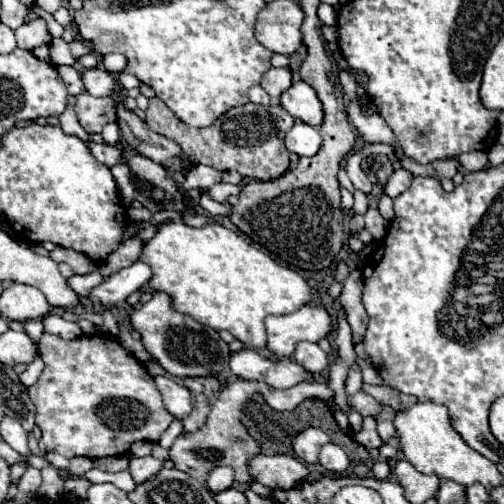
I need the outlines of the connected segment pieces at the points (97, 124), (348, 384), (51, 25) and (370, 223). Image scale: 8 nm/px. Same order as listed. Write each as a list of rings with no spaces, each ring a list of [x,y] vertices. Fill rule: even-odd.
[[[87,91],[77,95],[75,113],[77,113],[81,127],[89,133],[99,133],[103,129],[103,125],[117,119],[113,97],[97,99],[97,97],[91,97]]]
[[[351,363],[351,371],[349,371],[349,377],[347,377],[347,381],[345,381],[345,391],[347,391],[349,395],[353,395],[353,393],[357,393],[357,391],[361,389],[361,385],[363,385],[361,367],[359,367],[359,363]]]
[[[38,7],[35,10],[47,22],[48,31],[49,31],[51,37],[61,37],[64,32],[64,27],[61,26],[59,23],[57,23],[51,14],[43,11],[42,9],[40,9]]]
[[[369,209],[365,213],[365,229],[375,237],[375,239],[381,239],[385,237],[387,233],[387,221],[379,215],[377,209]]]

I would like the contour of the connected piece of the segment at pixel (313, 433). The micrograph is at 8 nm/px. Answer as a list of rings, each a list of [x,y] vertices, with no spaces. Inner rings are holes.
[[[309,427],[305,431],[301,431],[293,443],[293,451],[299,459],[303,459],[305,463],[317,463],[319,457],[319,449],[323,447],[323,443],[329,443],[329,435],[321,429]]]

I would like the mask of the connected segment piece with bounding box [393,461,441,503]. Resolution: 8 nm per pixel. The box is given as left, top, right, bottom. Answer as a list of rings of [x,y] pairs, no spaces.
[[[399,461],[393,469],[399,483],[405,487],[405,495],[411,503],[423,503],[439,491],[441,479],[437,475],[425,475],[417,471],[409,461]]]

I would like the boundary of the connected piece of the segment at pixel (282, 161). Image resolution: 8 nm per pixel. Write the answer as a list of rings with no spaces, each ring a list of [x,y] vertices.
[[[153,97],[149,99],[145,121],[153,131],[177,141],[195,163],[205,163],[219,171],[235,169],[239,175],[253,177],[259,181],[277,179],[289,169],[289,151],[283,145],[283,137],[293,127],[295,119],[281,105],[247,103],[229,109],[211,127],[195,129],[177,119],[177,115],[161,99]]]

